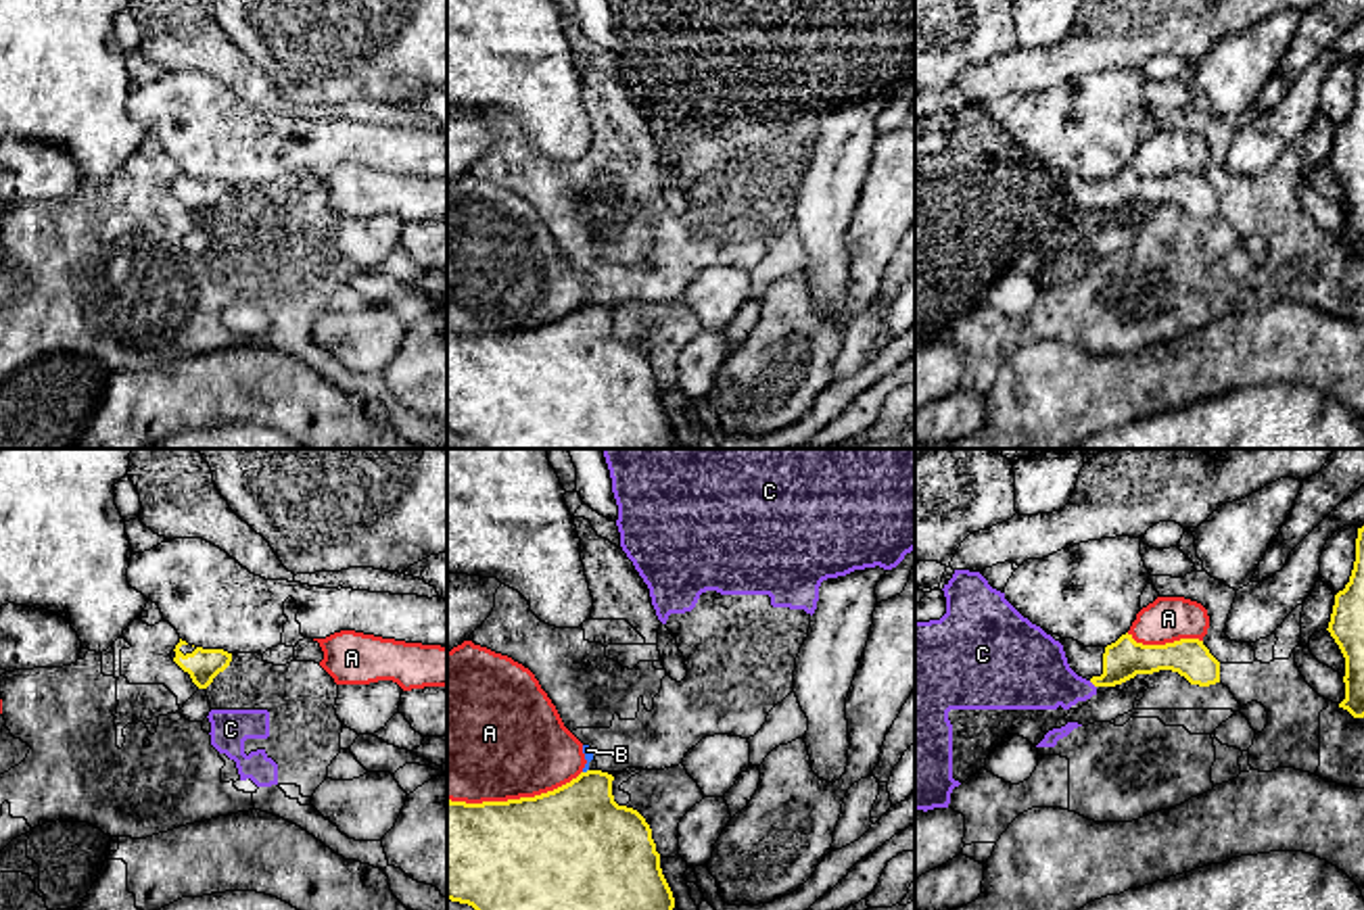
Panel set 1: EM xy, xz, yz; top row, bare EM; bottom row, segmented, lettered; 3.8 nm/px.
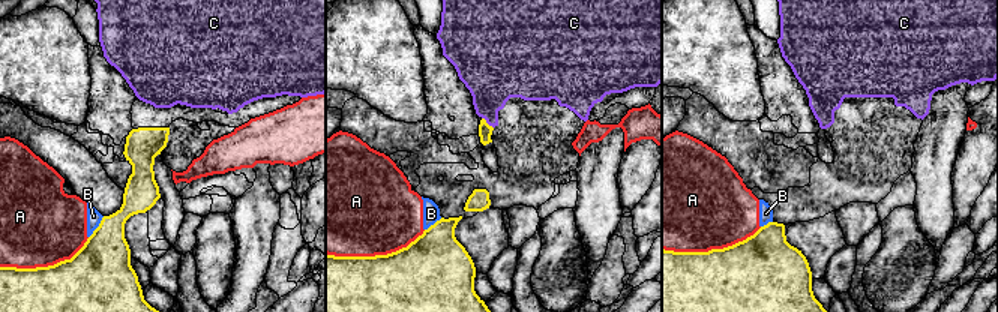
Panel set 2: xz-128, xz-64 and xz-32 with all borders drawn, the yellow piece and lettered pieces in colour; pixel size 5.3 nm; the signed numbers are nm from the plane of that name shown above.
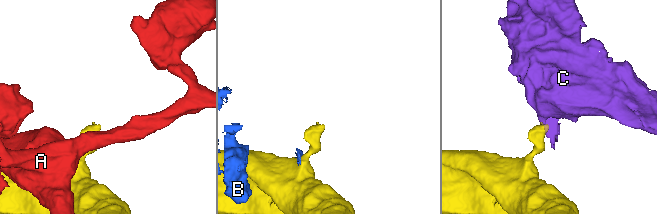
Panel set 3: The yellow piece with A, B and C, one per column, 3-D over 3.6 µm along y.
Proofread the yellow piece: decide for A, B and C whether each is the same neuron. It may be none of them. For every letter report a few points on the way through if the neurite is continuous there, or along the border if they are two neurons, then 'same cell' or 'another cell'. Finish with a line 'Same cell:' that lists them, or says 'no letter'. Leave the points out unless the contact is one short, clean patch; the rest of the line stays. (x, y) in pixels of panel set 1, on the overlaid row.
A: another cell
B: border along xz (588, 769), (583, 773); another cell
C: border along yz (1089, 681), (1095, 687); another cell
Same cell: no letter

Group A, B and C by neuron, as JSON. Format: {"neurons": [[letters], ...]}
{"neurons": [["A", "B"], ["C"]]}

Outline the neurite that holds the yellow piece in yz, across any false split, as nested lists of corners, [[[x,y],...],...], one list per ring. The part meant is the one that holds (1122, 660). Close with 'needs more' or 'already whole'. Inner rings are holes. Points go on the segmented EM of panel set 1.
[[[1122,634],[1107,647],[1084,647],[1065,639],[1063,651],[1069,668],[1095,687],[1115,687],[1136,674],[1172,670],[1191,685],[1209,687],[1220,682],[1220,662],[1199,639],[1180,639],[1166,645],[1143,645],[1132,634]]]; needs more

